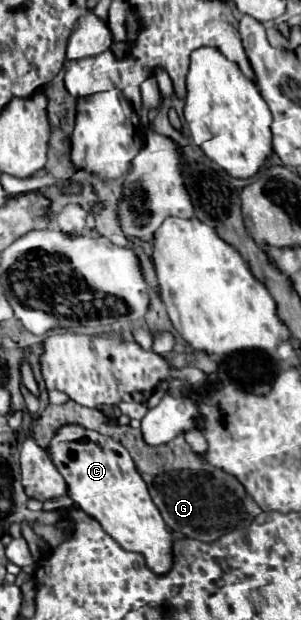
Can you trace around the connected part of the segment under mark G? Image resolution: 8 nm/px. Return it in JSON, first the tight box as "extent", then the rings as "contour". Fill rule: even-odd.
{"extent":[33,400,261,542],"contour":[[[69,400],[61,406],[47,406],[47,410],[41,412],[39,420],[33,426],[37,444],[41,444],[41,448],[49,448],[51,438],[63,426],[71,426],[71,424],[111,436],[113,440],[117,440],[119,444],[123,444],[129,450],[141,478],[149,486],[149,494],[151,494],[155,506],[159,508],[165,524],[179,538],[185,536],[185,538],[195,538],[201,542],[215,542],[231,530],[247,528],[261,514],[261,508],[245,492],[245,488],[241,490],[241,484],[237,482],[237,478],[233,478],[227,472],[223,472],[221,468],[215,468],[209,462],[201,460],[191,450],[191,446],[185,440],[185,432],[181,432],[177,438],[173,438],[167,444],[151,446],[143,440],[143,434],[139,428],[133,428],[129,424],[125,424],[125,426],[113,424],[103,412]]]}

